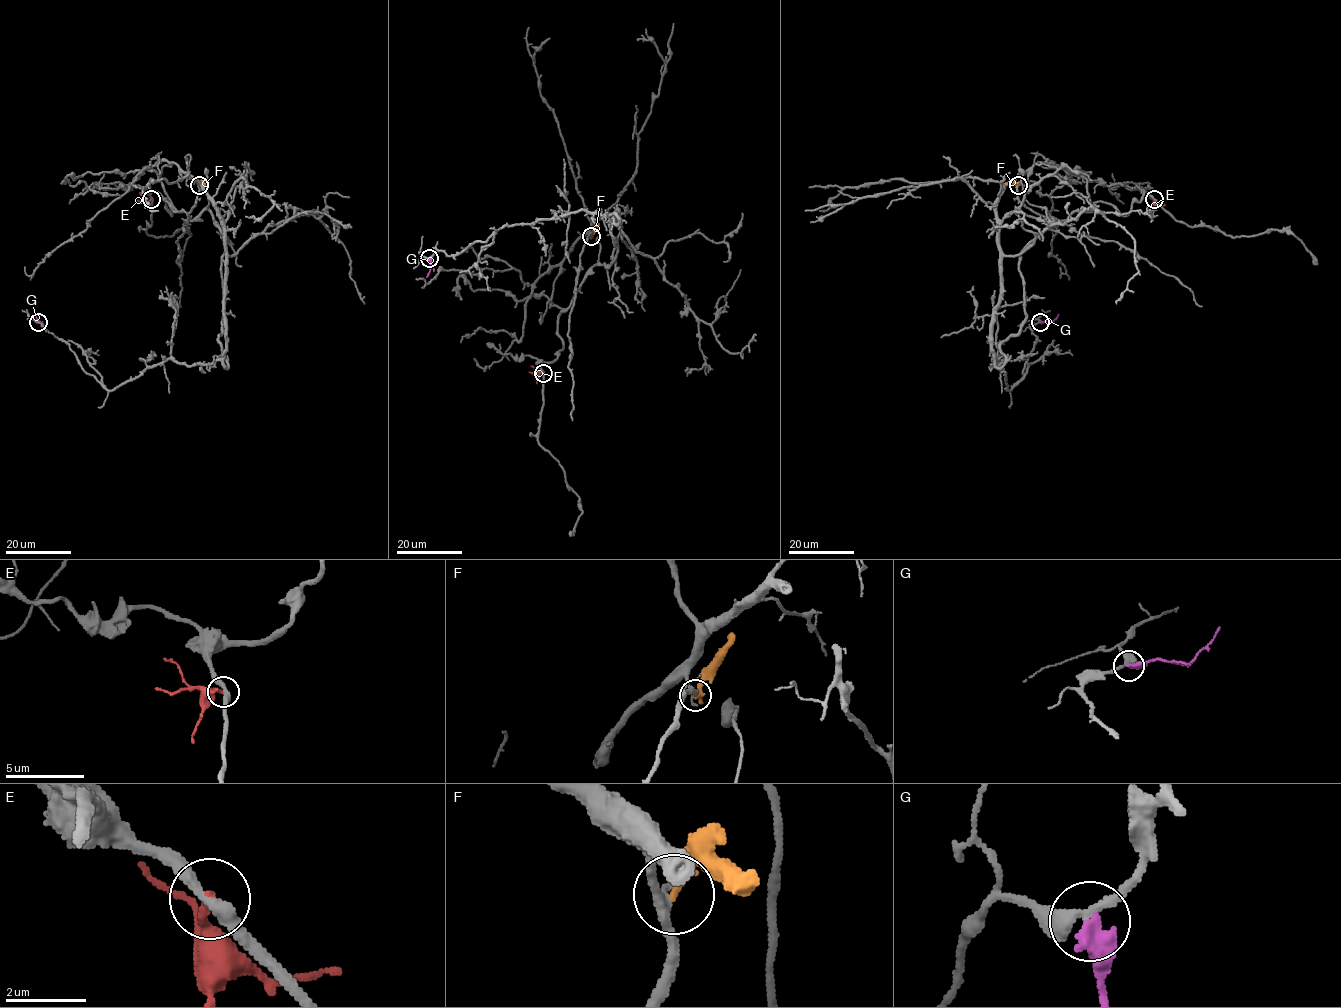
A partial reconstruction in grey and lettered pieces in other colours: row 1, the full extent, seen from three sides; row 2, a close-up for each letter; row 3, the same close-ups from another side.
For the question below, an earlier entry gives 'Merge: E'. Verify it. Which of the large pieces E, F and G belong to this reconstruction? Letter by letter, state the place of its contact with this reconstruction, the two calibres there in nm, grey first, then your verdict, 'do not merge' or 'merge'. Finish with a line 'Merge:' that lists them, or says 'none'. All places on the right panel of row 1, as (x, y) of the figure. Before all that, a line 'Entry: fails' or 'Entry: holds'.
Entry: fails
E: (1154, 199) | 320/240 nm | do not merge
F: (1018, 185) | 200/240 nm | do not merge
G: (1040, 322) | 240/440 nm | do not merge
Merge: none

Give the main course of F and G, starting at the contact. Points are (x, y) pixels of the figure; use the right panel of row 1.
F: (1017, 185), (1004, 184)
G: (1039, 322), (1052, 322), (1058, 314)

